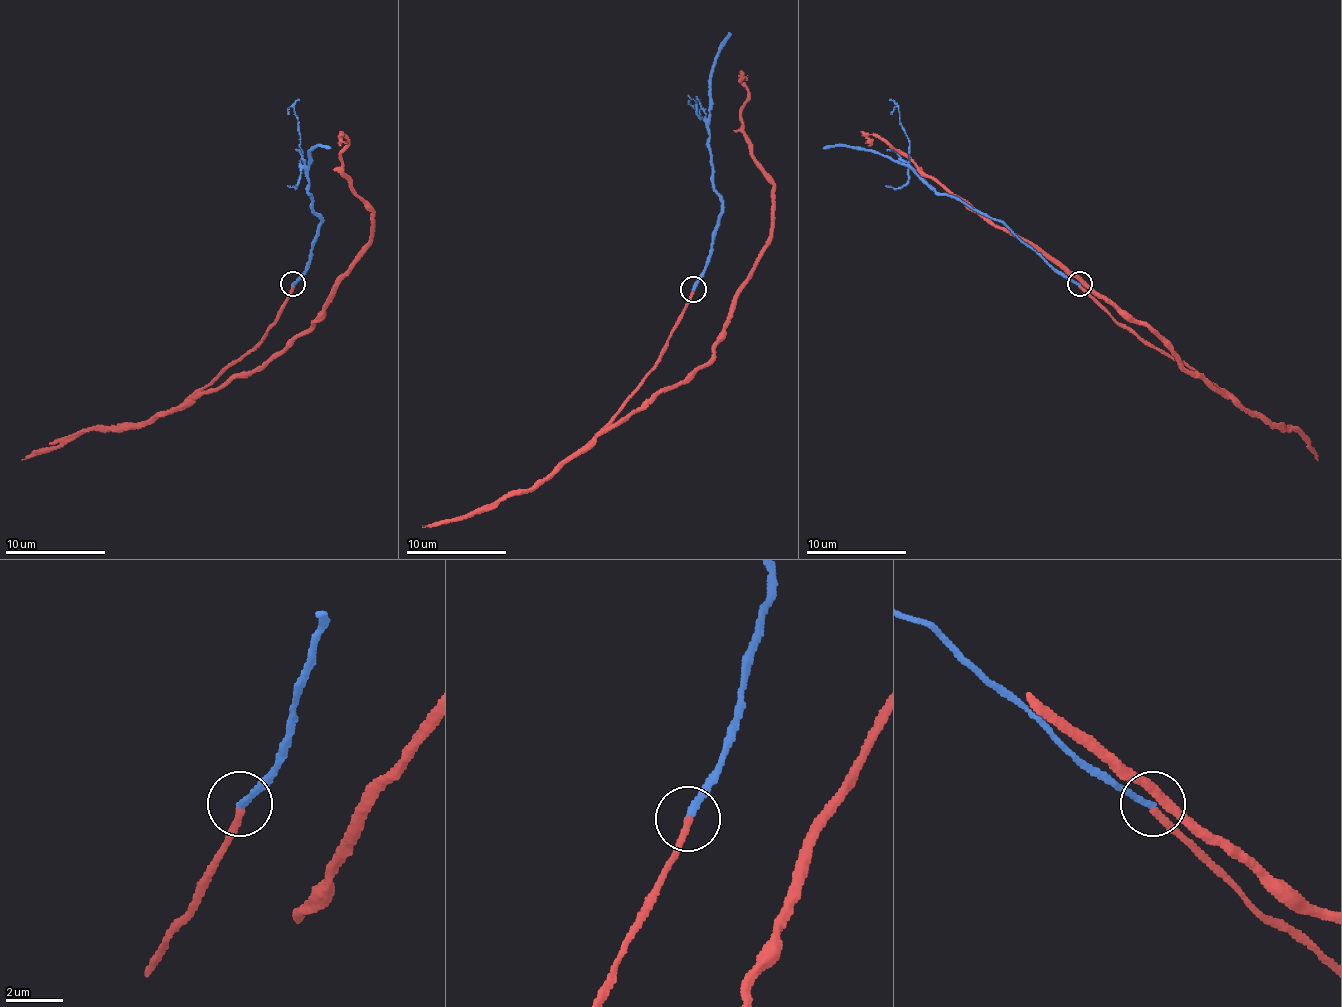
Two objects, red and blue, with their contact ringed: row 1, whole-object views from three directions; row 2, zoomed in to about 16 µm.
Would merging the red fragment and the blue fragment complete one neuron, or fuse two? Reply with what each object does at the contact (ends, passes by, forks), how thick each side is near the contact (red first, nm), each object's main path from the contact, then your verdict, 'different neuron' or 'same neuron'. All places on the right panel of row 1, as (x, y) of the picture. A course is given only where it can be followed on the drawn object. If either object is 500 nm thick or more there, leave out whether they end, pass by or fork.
red ends | blue ends | 240/240 nm | red via (1080, 285), (1113, 317), (1181, 365), (1146, 325), (1123, 317), (861, 131) | blue via (1080, 285), (1055, 272), (1002, 224), (952, 196), (937, 194), (911, 169), (871, 151), (846, 146), (823, 149) | same neuron

